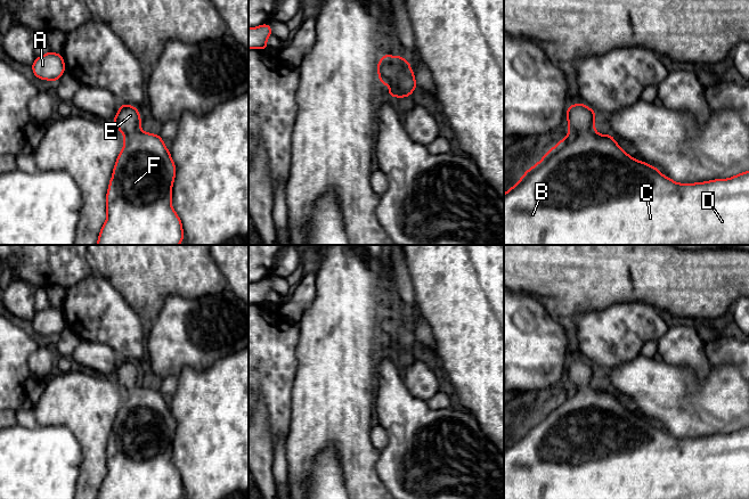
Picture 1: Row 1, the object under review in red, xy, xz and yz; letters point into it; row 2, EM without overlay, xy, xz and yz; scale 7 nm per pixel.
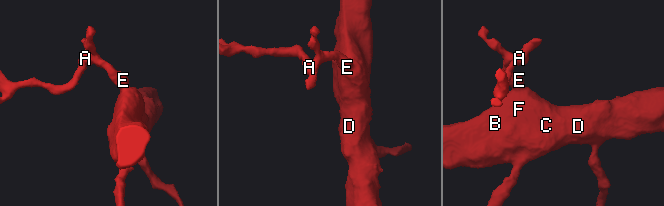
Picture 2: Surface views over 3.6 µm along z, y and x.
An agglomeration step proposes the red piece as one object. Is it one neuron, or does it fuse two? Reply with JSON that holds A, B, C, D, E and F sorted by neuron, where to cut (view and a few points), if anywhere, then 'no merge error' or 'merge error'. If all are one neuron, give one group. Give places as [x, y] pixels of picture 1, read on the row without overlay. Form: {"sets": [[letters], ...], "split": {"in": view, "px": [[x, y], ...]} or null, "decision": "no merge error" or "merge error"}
{"sets": [["A", "B", "C", "D", "E", "F"]], "split": null, "decision": "no merge error"}

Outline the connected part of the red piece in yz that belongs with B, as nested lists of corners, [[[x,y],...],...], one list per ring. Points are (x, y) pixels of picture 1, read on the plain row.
[[[584,358],[569,360],[567,363],[567,374],[568,388],[570,391],[561,394],[537,419],[526,426],[522,433],[512,443],[510,443],[507,448],[504,449],[504,499],[749,499],[749,426],[728,434],[716,434],[697,439],[677,439],[668,431],[662,431],[659,424],[648,419],[646,417],[640,417],[630,412],[625,404],[616,398],[614,393],[610,388],[604,391],[599,390],[595,386],[594,381],[595,371],[596,368]]]

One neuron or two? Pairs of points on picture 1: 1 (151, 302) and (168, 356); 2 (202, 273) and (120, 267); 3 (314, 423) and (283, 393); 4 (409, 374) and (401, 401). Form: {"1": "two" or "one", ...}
{"1": "two", "2": "one", "3": "two", "4": "two"}

